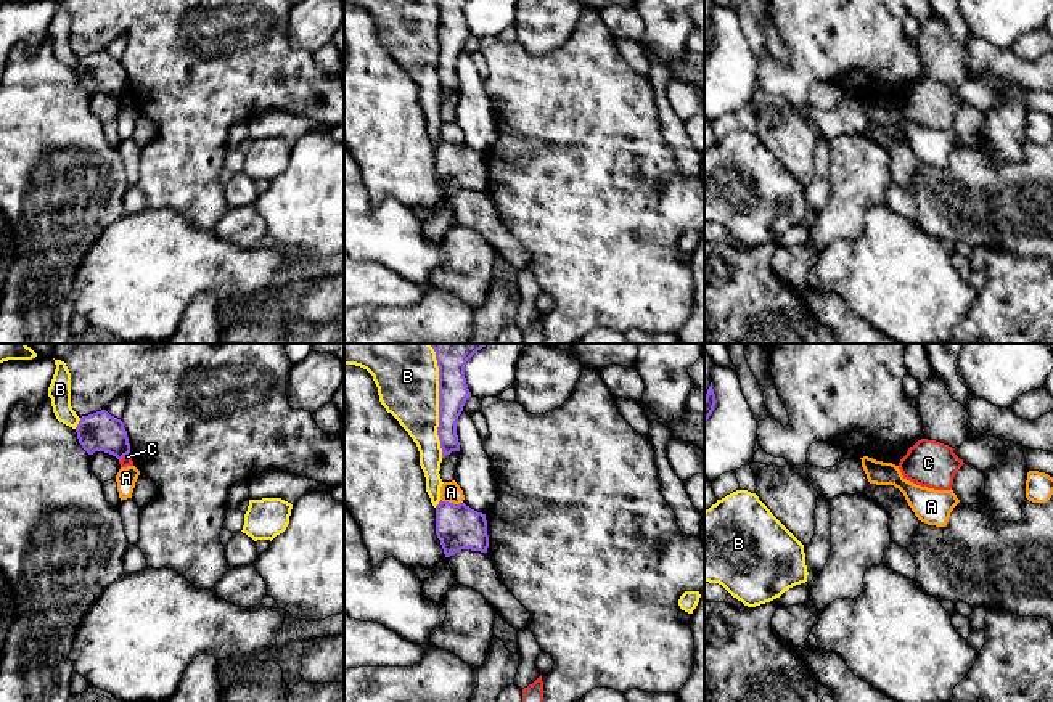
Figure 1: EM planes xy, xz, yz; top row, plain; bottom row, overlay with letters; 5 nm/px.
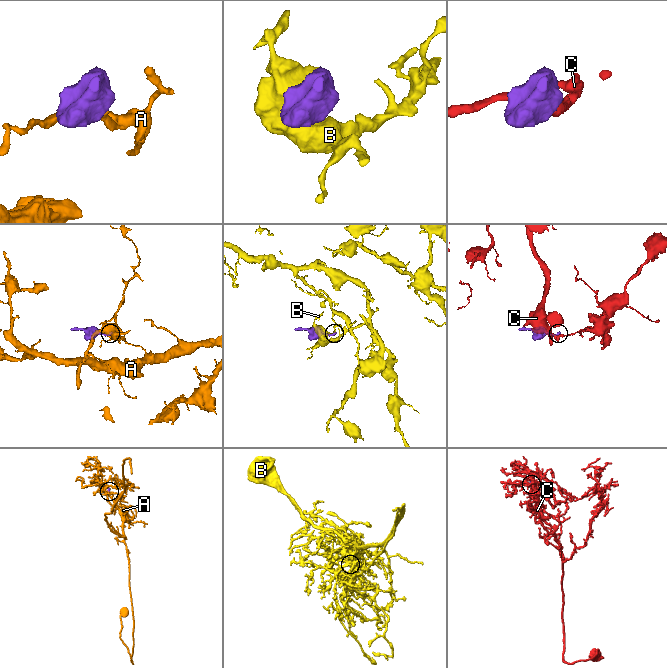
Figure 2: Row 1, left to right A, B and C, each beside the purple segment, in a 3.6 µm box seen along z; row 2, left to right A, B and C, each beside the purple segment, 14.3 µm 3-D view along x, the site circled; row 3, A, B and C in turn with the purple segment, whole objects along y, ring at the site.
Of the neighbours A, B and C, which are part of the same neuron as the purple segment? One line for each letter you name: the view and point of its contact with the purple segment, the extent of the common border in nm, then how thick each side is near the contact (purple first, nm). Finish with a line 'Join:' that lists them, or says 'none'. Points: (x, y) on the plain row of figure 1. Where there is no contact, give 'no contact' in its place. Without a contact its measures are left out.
Join: none

